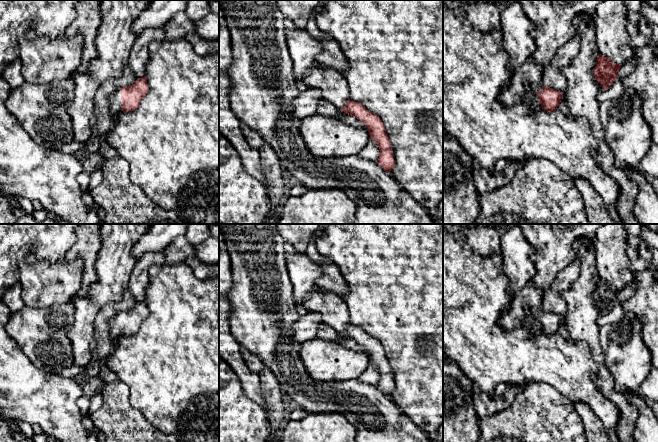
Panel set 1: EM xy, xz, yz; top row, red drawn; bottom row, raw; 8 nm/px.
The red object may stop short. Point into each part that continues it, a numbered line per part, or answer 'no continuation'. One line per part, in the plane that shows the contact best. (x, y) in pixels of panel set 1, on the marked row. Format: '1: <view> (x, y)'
1: xy (115, 102)

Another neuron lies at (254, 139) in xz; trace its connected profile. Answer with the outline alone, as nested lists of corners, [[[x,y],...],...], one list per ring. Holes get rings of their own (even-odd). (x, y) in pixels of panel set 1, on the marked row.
[[[241,122],[240,127],[249,145],[255,149],[259,149],[263,143],[260,134],[244,122]]]

